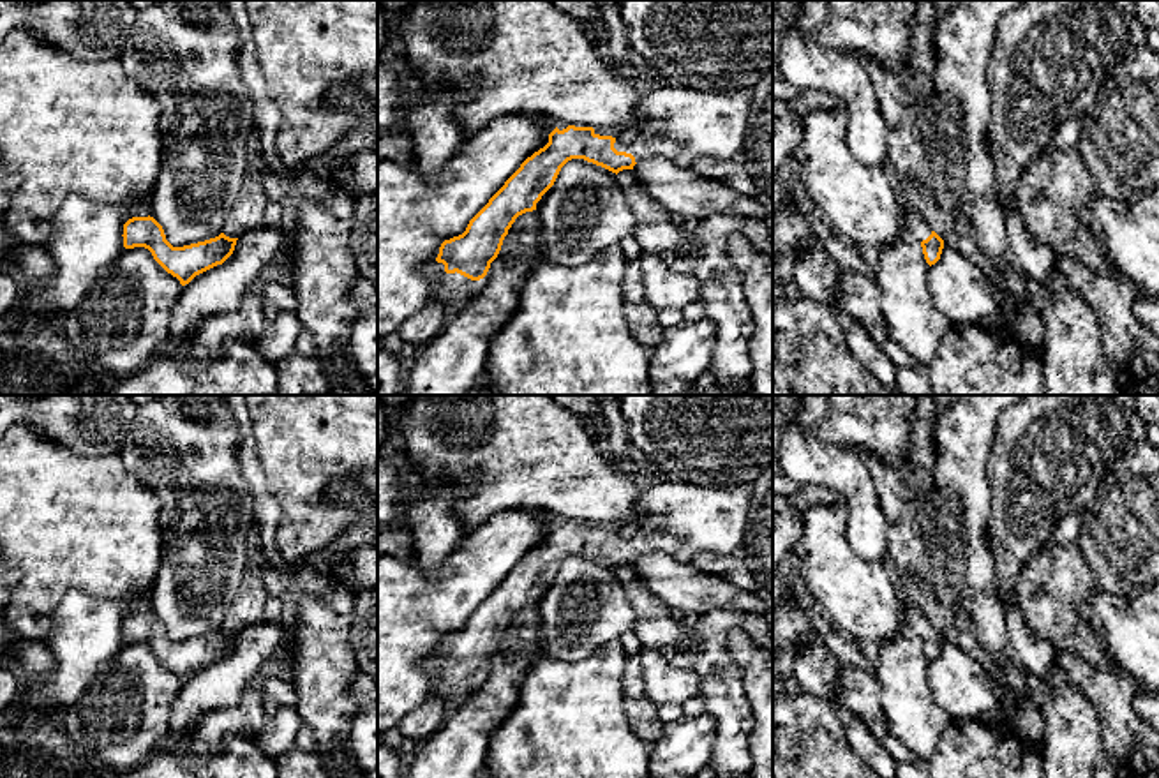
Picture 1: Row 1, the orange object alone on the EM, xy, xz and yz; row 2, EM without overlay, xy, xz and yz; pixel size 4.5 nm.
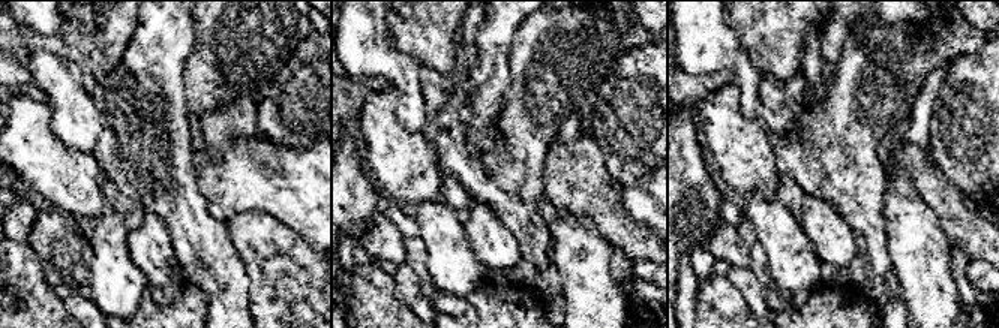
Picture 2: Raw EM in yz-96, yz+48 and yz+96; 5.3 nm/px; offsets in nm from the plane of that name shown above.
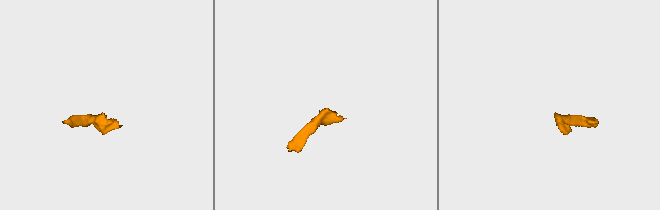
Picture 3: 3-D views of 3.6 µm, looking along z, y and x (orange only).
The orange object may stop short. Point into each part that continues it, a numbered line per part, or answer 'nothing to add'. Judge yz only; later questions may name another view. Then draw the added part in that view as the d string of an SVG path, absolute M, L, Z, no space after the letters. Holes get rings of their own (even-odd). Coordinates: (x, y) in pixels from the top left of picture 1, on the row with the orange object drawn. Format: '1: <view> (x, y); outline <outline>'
1: yz (916, 224); outline M905 206L903 226L905 233L914 240L917 240L919 243L926 240L933 231L931 226L928 224L926 215L912 206Z

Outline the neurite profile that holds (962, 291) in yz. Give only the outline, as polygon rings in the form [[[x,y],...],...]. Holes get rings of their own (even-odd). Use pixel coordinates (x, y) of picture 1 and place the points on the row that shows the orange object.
[[[944,243],[940,259],[928,272],[937,309],[954,330],[981,326],[998,307],[988,275],[954,245]]]

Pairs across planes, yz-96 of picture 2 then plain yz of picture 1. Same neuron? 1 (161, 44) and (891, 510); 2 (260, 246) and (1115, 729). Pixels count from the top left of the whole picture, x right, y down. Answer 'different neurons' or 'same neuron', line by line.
1: different neurons
2: same neuron

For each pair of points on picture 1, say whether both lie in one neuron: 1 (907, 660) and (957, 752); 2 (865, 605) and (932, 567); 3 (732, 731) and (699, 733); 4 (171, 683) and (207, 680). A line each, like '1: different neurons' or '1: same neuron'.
1: different neurons
2: different neurons
3: different neurons
4: different neurons

